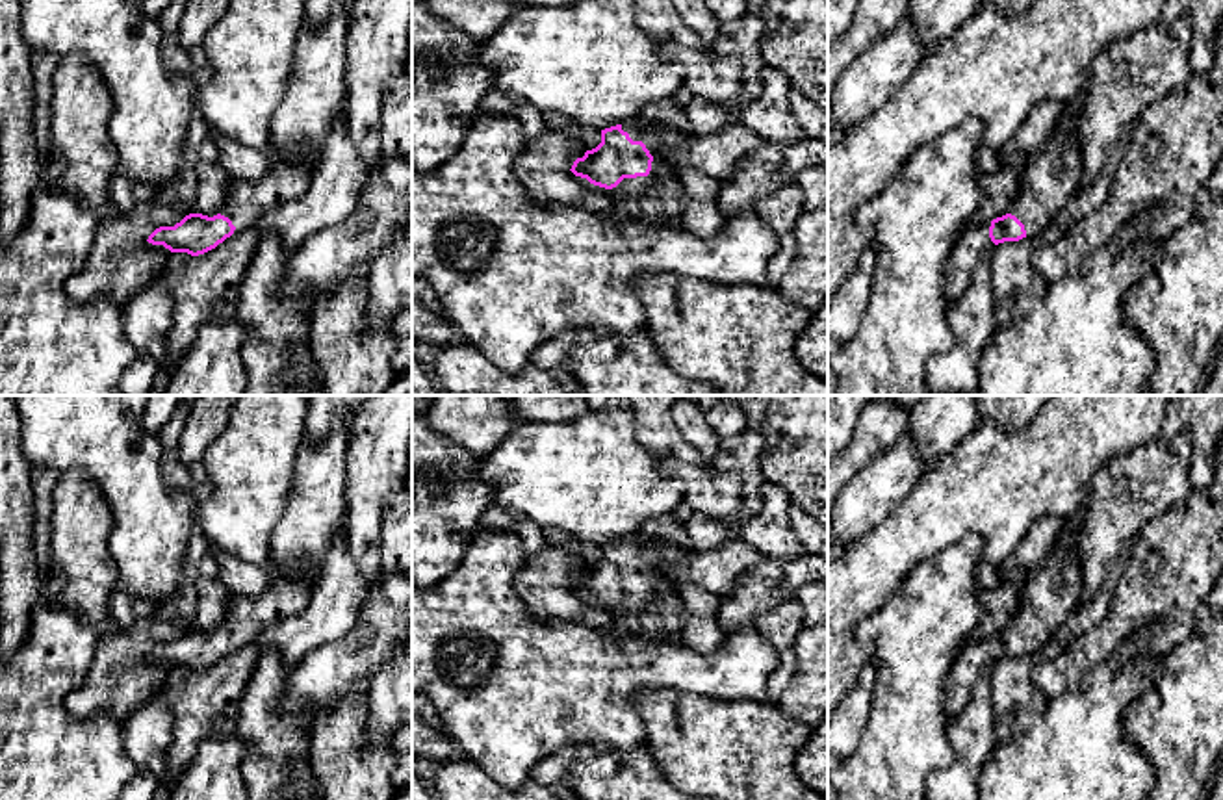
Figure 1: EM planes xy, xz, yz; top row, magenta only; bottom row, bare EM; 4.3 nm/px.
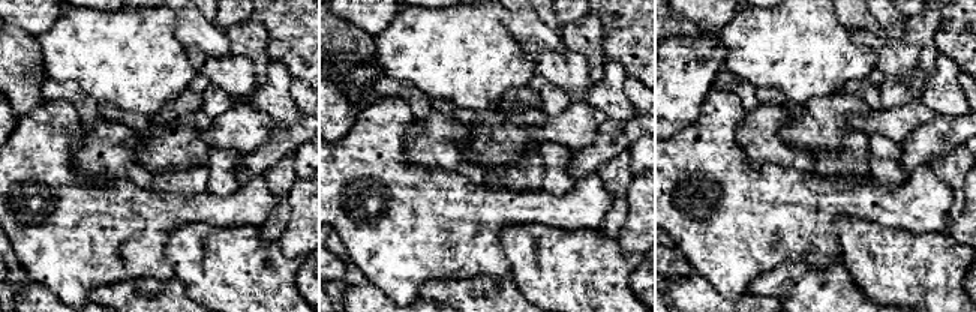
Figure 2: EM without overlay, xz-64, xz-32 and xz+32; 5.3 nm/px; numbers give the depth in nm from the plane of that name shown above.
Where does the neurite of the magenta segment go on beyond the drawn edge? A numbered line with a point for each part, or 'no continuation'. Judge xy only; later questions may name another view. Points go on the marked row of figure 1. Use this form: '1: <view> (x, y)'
1: xy (288, 177)

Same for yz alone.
1: yz (1051, 177)
2: yz (975, 242)

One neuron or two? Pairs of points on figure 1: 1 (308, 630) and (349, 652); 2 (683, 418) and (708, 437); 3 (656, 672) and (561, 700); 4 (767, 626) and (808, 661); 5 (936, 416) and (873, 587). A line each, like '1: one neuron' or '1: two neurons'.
1: two neurons
2: one neuron
3: one neuron
4: two neurons
5: two neurons

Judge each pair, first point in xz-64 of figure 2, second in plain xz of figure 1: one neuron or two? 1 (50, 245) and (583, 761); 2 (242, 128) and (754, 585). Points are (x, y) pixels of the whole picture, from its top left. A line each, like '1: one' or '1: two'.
1: two
2: two

